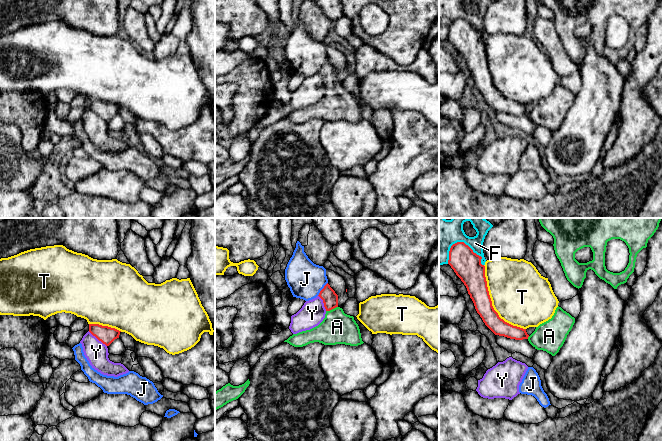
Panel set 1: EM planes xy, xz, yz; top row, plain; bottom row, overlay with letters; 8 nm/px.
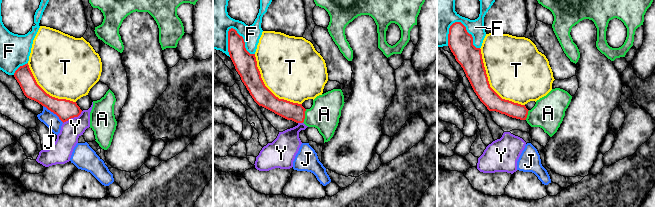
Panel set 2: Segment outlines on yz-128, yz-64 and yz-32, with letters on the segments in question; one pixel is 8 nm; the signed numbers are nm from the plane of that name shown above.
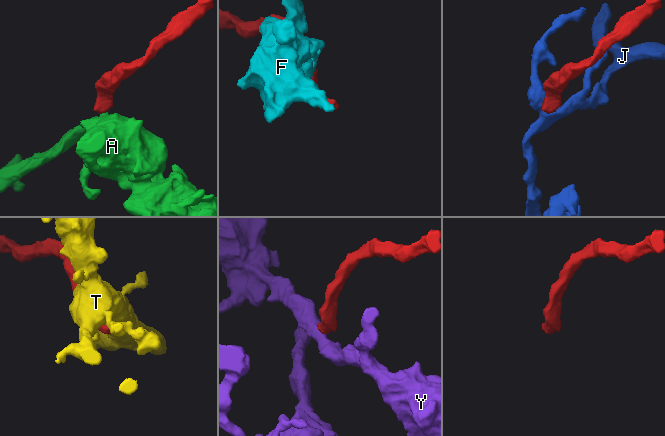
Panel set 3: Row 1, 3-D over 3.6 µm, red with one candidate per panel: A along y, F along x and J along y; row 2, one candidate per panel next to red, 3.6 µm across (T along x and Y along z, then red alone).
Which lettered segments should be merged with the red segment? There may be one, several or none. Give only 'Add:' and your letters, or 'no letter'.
Add: A

